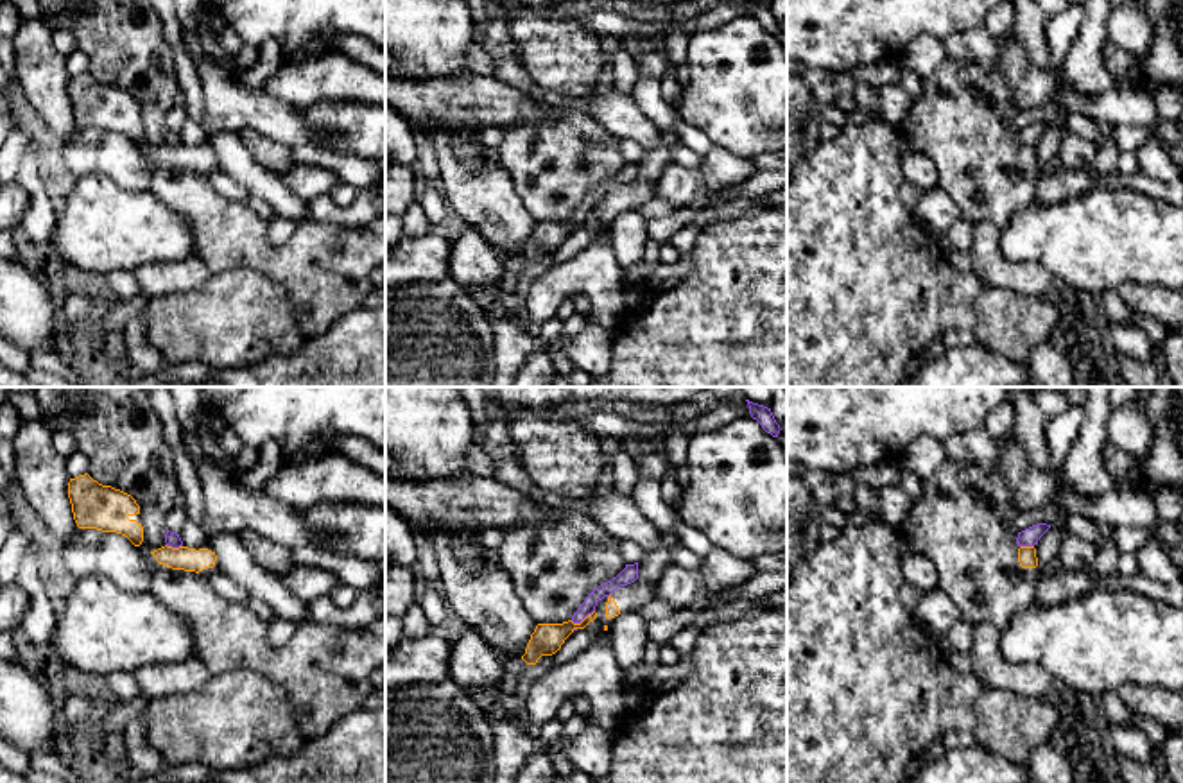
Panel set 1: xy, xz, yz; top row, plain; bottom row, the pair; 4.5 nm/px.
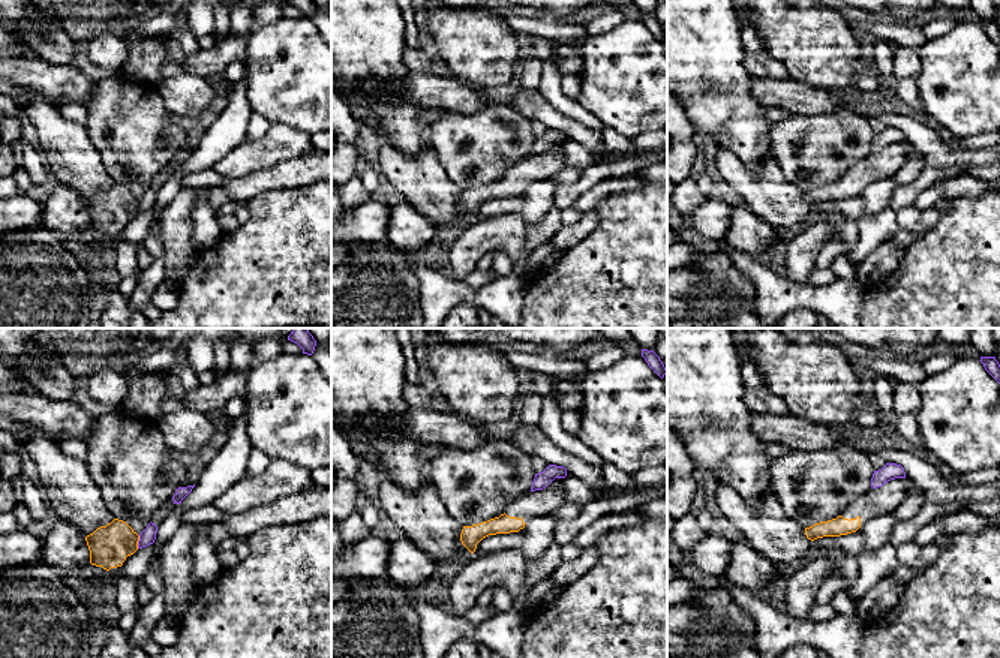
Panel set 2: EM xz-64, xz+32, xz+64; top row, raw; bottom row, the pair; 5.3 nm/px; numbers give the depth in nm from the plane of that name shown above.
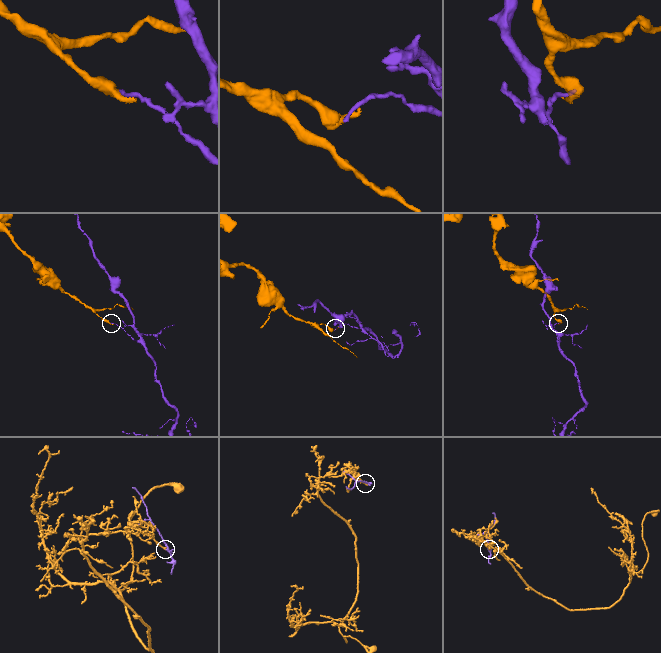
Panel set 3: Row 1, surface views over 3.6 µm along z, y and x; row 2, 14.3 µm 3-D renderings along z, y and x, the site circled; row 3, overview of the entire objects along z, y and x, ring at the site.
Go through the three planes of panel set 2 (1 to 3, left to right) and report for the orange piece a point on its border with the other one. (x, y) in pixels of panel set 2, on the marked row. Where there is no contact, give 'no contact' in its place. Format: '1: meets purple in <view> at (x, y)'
1: meets purple in xz-64 at (138, 541)
2: no contact
3: no contact

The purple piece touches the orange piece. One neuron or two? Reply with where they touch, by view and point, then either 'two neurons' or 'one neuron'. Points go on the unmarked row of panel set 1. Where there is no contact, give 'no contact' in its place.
xz (581, 219) | two neurons

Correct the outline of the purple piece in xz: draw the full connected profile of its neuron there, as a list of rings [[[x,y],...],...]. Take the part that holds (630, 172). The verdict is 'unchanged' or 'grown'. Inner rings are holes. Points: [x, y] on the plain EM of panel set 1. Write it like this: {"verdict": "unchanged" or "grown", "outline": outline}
{"verdict": "unchanged", "outline": [[[638,161],[626,163],[626,167],[617,176],[600,183],[586,195],[586,199],[574,211],[572,220],[581,222],[588,213],[595,210],[595,204],[599,199],[602,199],[604,195],[609,195],[617,186],[627,185],[636,177],[638,177]]]}

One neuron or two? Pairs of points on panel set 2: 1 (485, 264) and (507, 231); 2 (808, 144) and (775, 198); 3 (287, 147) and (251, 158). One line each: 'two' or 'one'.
1: two
2: two
3: one

